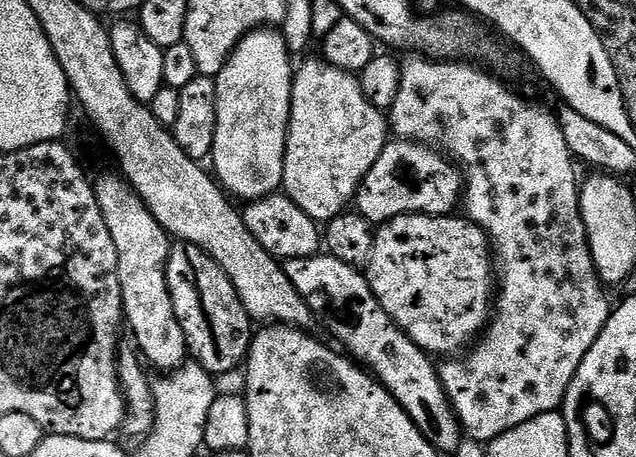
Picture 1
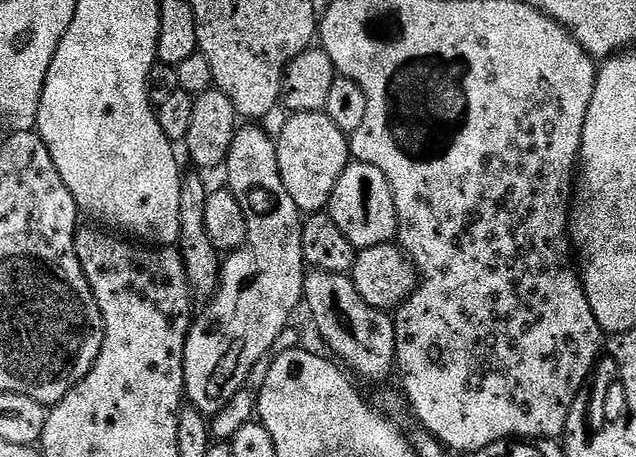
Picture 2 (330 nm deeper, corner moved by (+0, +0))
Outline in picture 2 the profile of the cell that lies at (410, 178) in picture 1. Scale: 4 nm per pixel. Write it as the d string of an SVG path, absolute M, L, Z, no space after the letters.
M349 163L348 169L338 178L334 186L334 194L328 202L327 211L333 222L346 234L356 249L373 248L379 244L390 244L397 239L396 203L390 182L378 166Z

